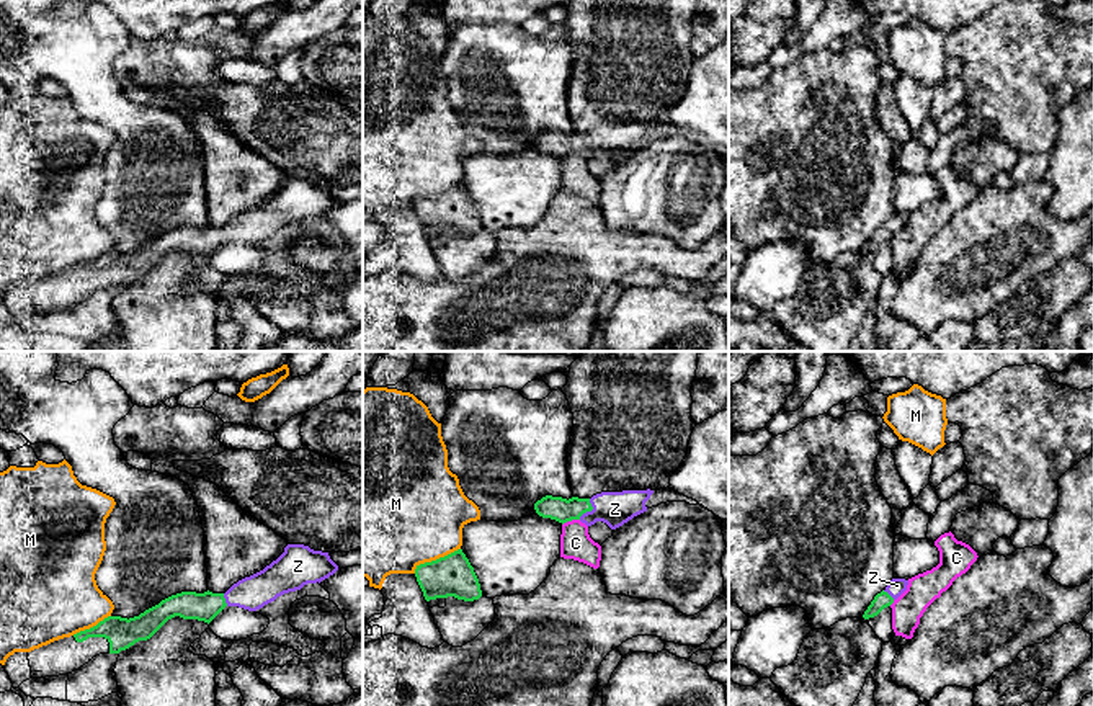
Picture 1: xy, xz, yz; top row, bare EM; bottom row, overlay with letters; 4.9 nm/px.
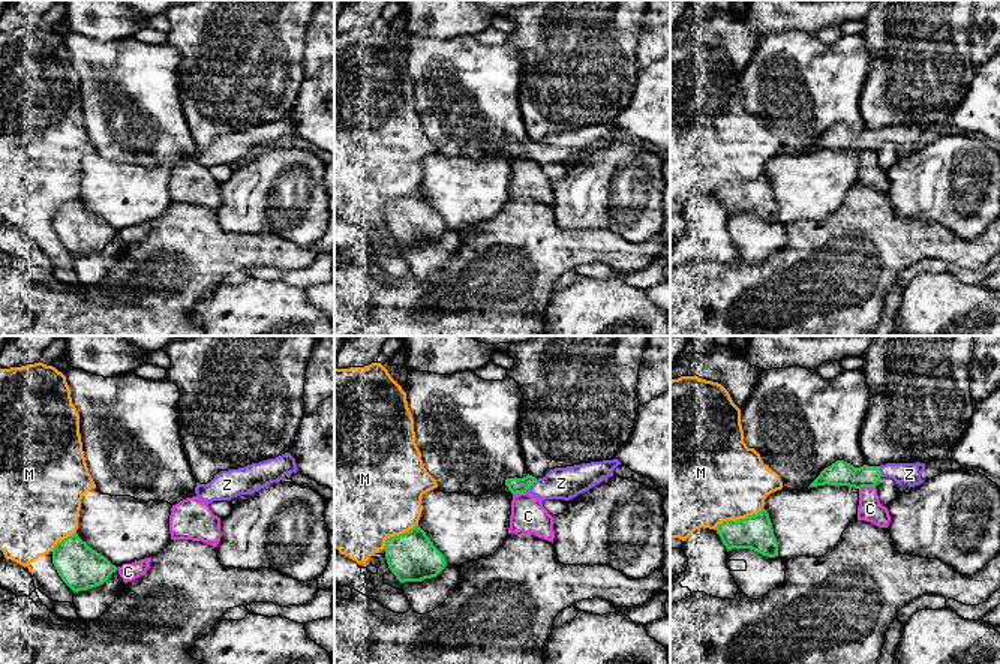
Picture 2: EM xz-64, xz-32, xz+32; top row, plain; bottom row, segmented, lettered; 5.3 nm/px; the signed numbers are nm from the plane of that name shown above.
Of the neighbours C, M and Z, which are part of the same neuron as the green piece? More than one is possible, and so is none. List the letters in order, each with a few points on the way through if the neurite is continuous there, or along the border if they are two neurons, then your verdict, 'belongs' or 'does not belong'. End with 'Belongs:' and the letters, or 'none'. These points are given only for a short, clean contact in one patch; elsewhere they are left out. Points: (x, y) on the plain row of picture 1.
C: does not belong
M: does not belong
Z: runs through xz (562, 144), (590, 144), (615, 142); belongs
Belongs: Z

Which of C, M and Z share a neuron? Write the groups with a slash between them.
C / M / Z

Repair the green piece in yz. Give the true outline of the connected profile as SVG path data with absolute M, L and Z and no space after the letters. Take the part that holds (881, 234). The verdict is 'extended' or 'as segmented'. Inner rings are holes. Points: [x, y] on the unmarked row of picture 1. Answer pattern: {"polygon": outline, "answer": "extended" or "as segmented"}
{"polygon": "M892 212L890 217L874 230L863 252L869 253L877 250L884 242L890 240L905 224L908 214L905 212Z", "answer": "extended"}

